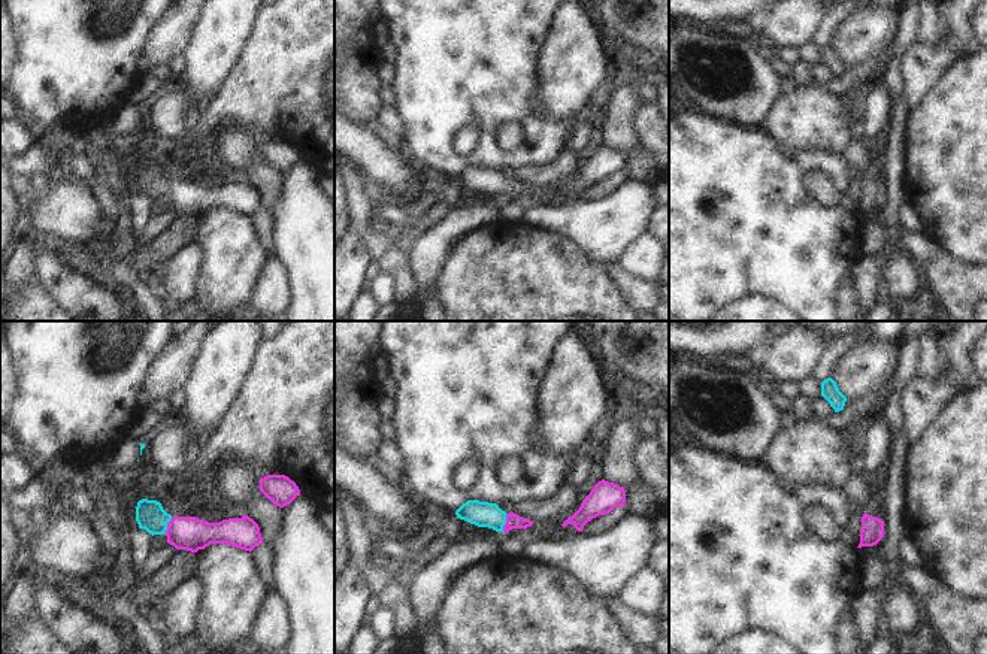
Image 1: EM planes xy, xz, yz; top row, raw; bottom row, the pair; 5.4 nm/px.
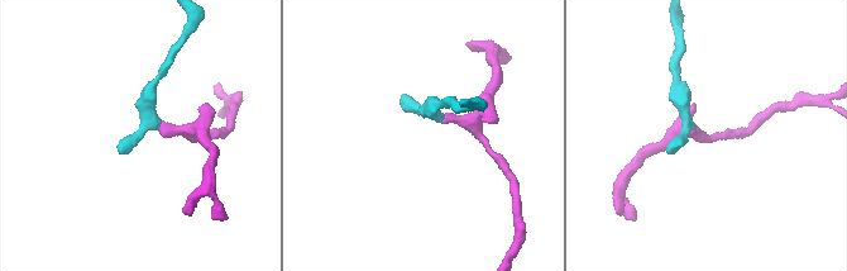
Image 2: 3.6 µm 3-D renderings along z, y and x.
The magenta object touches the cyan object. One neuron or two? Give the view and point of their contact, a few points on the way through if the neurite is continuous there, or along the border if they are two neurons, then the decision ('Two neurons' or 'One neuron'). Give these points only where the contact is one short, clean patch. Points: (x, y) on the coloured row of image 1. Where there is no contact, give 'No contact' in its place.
Touches magenta at xy (167, 526). Path across: xy (190, 533), (167, 526), (150, 514). One neuron.

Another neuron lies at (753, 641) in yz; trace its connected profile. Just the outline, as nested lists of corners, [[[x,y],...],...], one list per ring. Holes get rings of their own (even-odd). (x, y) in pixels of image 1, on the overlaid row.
[[[748,630],[735,638],[724,641],[712,654],[800,654],[782,639],[763,633],[760,630]]]

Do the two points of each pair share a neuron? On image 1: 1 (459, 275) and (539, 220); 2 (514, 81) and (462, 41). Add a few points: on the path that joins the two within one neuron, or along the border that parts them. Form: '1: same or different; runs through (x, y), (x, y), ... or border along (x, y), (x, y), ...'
1: different; border along (521, 218), (536, 227), (556, 230), (565, 236)
2: same; runs through (500, 72), (487, 58), (480, 58), (475, 54)

